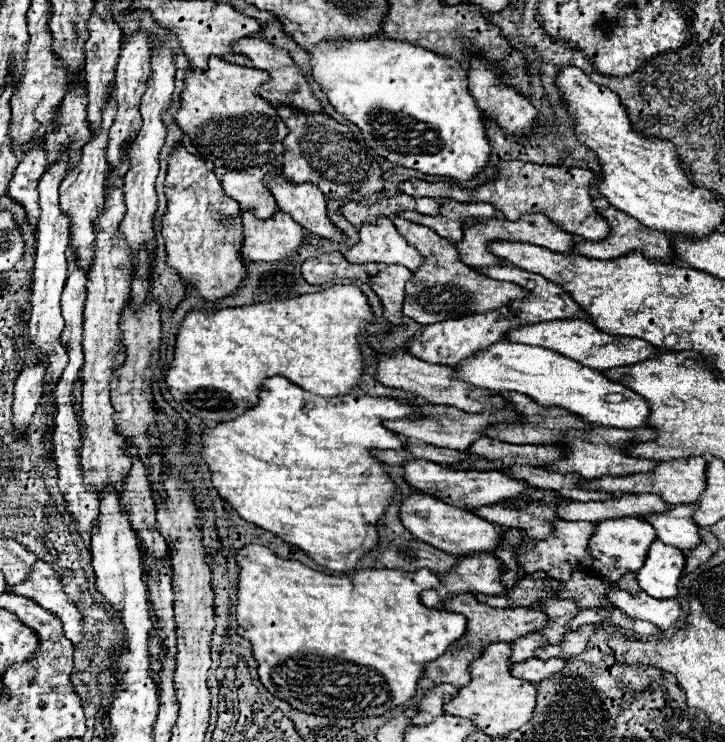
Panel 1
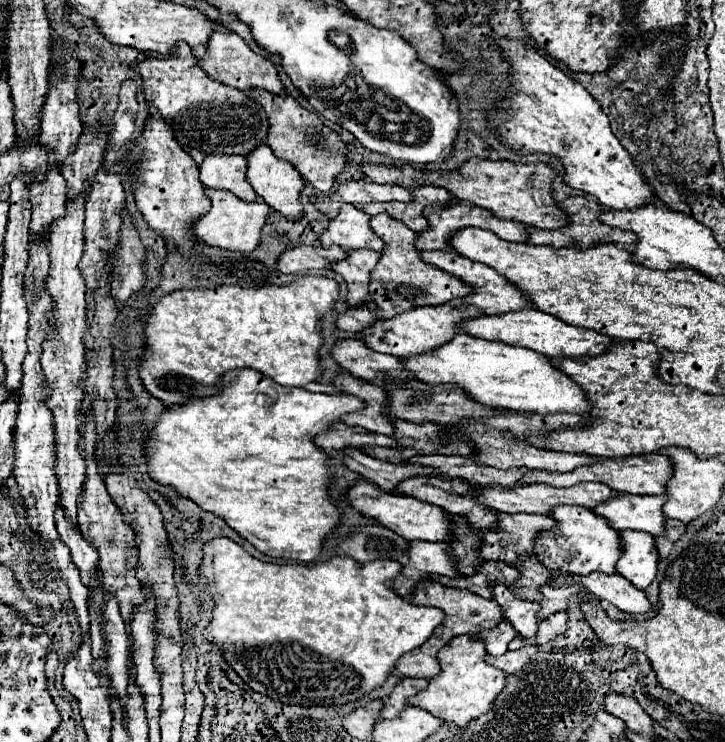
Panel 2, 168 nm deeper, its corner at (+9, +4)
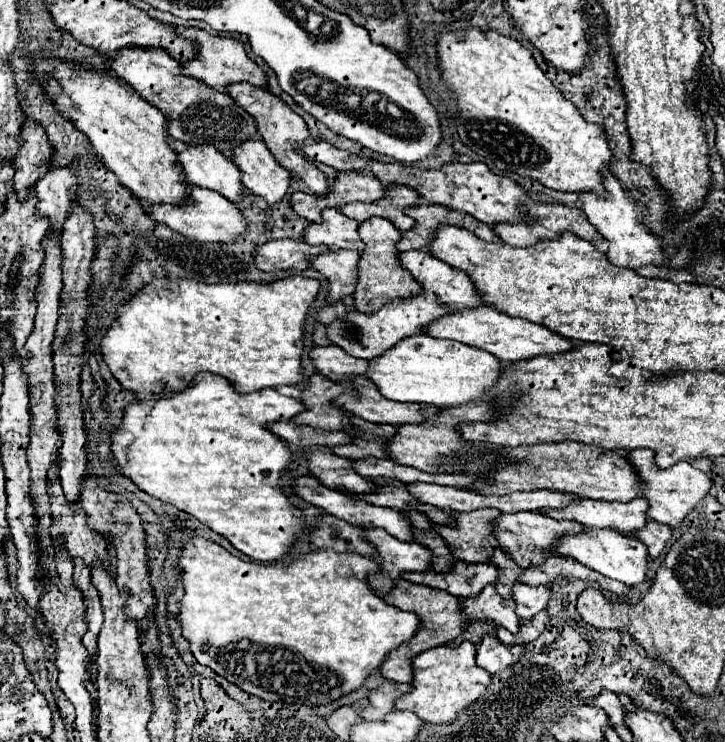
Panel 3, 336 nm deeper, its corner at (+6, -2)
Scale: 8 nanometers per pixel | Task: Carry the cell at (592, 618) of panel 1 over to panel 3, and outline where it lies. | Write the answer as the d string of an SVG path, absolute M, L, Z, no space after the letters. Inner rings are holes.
M516 583L512 587L512 599L516 601L516 615L520 619L532 619L538 611L546 607L546 599L550 599L550 589L544 585L532 587Z

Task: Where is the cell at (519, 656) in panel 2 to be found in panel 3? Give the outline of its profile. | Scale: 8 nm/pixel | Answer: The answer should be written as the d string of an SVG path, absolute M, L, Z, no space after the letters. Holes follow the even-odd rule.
M484 635L476 647L476 665L486 669L488 673L496 673L506 667L512 667L512 663L518 661L522 651L524 651L522 645L508 647L500 643L494 635Z

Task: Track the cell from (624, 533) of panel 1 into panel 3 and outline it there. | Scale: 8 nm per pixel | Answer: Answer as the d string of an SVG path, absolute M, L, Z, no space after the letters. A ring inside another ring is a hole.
M522 511L522 513L500 513L494 521L494 537L498 539L498 547L514 559L520 567L528 565L538 565L542 563L548 555L556 555L554 551L554 541L564 535L564 533L578 533L582 529L580 523L574 521L558 521L548 515L542 515L538 511Z

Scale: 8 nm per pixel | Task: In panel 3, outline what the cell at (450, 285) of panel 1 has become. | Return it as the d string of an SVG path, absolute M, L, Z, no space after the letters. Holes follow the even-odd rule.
M370 217L358 225L358 235L366 243L364 251L360 253L358 261L358 281L356 289L352 293L354 307L362 313L378 311L384 303L396 299L396 297L414 297L420 293L418 283L412 279L412 275L400 267L396 257L396 241L400 239L400 231L382 217Z

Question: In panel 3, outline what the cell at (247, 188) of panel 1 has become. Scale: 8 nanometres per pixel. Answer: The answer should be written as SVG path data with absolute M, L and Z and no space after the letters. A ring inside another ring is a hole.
M210 145L188 147L176 155L186 181L224 195L228 201L242 199L242 175L232 159Z

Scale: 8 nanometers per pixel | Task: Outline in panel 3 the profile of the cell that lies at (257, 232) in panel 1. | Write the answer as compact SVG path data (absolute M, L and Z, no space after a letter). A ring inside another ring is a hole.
M190 187L188 197L190 197L190 203L186 201L182 205L146 205L146 213L150 215L152 221L164 223L170 229L186 235L188 239L198 239L198 241L226 243L226 241L238 239L238 235L242 235L242 231L246 231L244 217L236 209L236 205L232 201L226 201L222 195L218 195L210 189Z

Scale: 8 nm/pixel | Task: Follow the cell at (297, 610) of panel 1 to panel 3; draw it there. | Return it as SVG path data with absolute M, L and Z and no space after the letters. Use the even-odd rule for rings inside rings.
M188 537L182 541L182 553L178 559L180 575L182 575L182 587L184 587L184 597L180 601L180 611L176 615L176 621L182 625L182 637L188 641L192 655L200 665L210 667L216 675L224 677L226 681L238 685L242 691L256 695L264 701L282 701L282 703L310 703L310 705L324 705L334 699L340 699L342 695L358 689L366 677L370 675L372 669L378 669L382 659L394 651L398 645L402 645L406 639L414 635L418 629L418 617L414 613L404 613L398 607L392 607L384 603L380 597L374 595L374 591L368 587L366 575L376 573L378 565L362 555L354 553L336 553L332 549L316 549L300 559L292 561L274 561L274 563L254 563L254 561L242 561L234 555L230 555L224 547L206 541L202 537Z

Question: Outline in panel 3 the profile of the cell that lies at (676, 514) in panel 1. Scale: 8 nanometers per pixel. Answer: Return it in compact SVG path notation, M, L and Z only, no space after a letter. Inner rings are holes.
M638 497L628 503L614 501L572 501L560 509L540 509L540 513L554 519L578 521L586 527L610 527L620 533L632 533L648 523L646 519L646 499Z

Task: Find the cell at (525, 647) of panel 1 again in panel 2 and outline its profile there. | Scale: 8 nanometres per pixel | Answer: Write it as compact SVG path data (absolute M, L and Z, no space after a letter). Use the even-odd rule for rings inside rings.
M501 621L495 629L481 631L481 633L477 633L477 637L485 639L489 655L497 657L497 655L503 655L507 651L507 645L511 643L511 639L517 637L517 631L511 627L509 621Z

